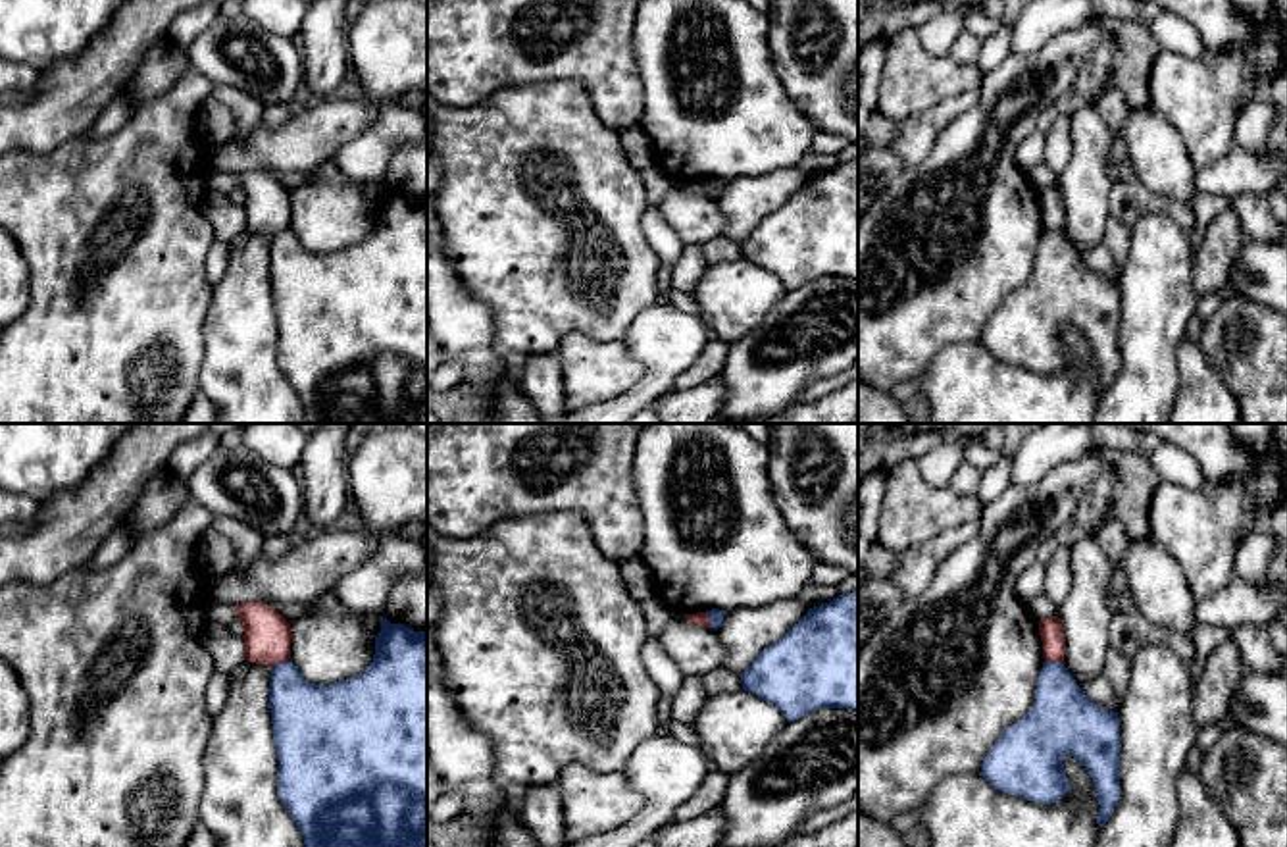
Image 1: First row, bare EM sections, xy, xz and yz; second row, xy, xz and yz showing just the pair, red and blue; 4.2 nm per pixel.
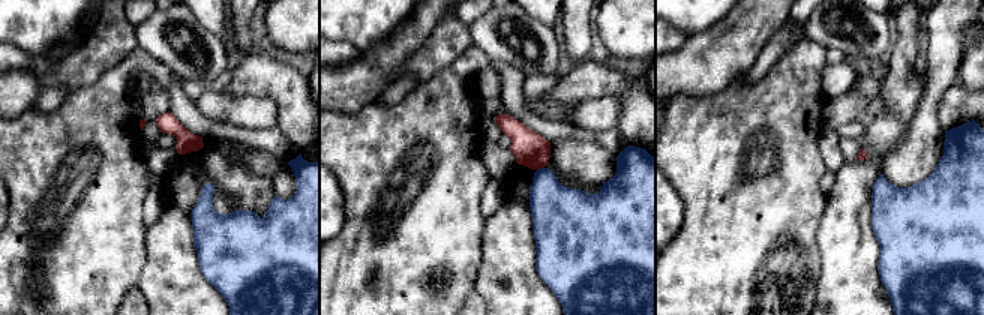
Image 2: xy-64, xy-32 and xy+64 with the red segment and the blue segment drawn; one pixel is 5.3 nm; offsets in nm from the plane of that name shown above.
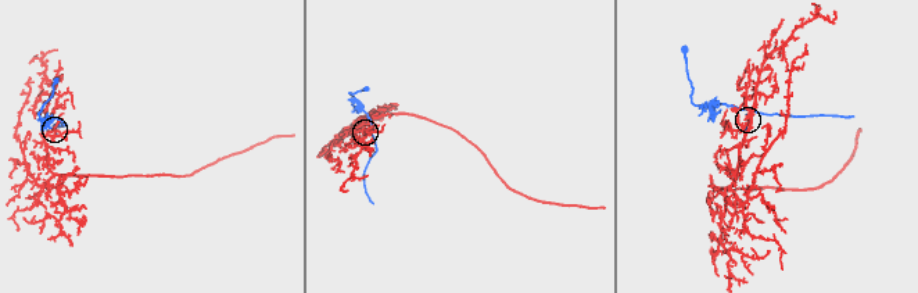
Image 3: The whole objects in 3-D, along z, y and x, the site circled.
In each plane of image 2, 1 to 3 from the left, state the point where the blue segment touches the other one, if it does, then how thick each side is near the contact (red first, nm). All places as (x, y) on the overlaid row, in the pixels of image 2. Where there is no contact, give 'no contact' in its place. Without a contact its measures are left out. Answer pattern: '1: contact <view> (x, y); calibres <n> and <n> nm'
1: no contact
2: contact xy-32 (540, 167); calibres 190 and 280 nm
3: no contact

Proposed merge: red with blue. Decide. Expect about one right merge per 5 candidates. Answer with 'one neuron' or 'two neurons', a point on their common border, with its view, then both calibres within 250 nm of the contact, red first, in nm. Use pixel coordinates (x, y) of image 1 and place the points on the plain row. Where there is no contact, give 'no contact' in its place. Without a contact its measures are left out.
two neurons; meets red in xy at (279, 230); 190 nm thick on the red side, 280 nm on the other

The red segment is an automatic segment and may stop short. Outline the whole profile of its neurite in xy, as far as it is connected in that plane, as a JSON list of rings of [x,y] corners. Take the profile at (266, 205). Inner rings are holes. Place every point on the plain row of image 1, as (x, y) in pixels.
[[[264,171],[235,173],[244,192],[246,229],[275,235],[290,227],[290,192]]]

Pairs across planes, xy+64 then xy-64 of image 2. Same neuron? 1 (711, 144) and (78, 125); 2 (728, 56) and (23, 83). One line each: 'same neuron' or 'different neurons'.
1: same neuron
2: same neuron

